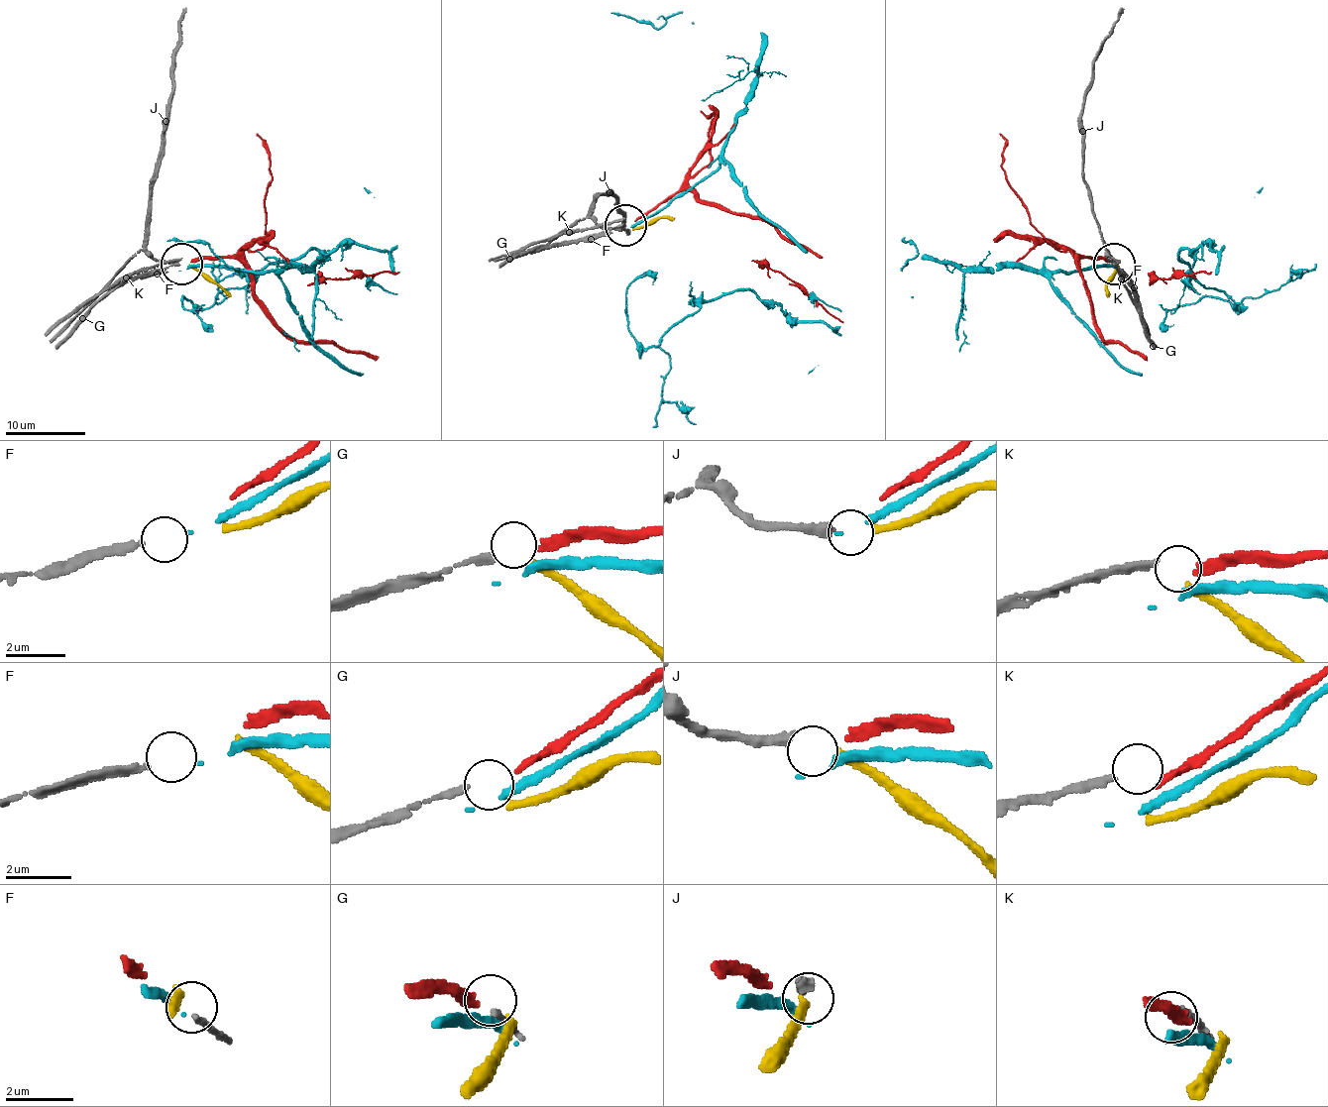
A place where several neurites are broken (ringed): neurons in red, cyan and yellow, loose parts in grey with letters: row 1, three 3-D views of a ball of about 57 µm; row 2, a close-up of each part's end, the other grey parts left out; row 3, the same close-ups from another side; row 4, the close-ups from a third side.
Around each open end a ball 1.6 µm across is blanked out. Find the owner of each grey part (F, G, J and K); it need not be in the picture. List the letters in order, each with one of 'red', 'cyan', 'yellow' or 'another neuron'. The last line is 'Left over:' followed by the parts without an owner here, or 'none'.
F: cyan
G: red
J: yellow
K: another neuron
Left over: K

